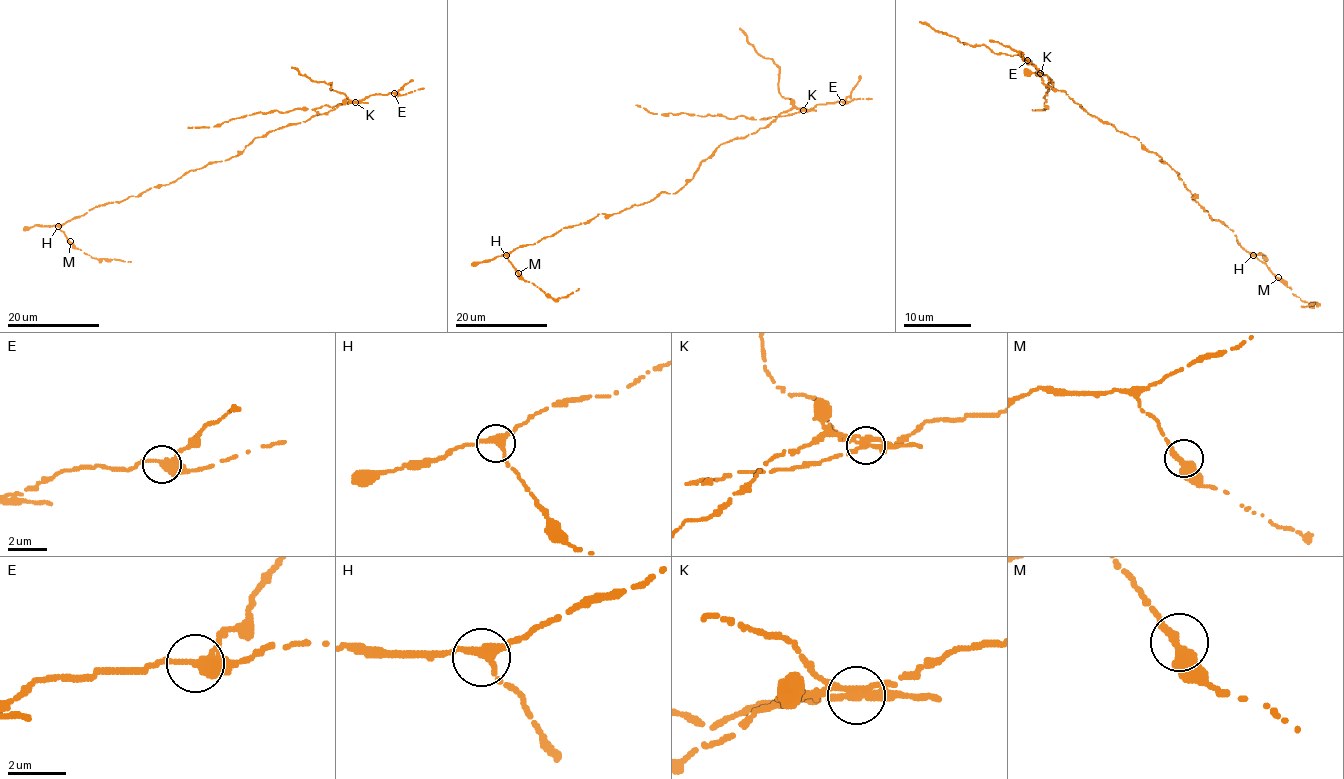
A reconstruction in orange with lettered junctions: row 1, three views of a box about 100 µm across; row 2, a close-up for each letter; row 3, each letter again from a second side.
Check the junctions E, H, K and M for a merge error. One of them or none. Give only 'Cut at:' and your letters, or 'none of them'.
Cut at: K

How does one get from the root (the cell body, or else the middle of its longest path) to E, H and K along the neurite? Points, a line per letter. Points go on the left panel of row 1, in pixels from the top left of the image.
E: (244, 150), (256, 137), (325, 114), (346, 101), (357, 101), (371, 94), (394, 93)
H: (244, 150), (228, 160), (188, 170), (170, 183), (149, 187), (136, 197), (96, 206), (58, 226)
K: (244, 150), (256, 137), (269, 131), (325, 114), (346, 101), (355, 103)

